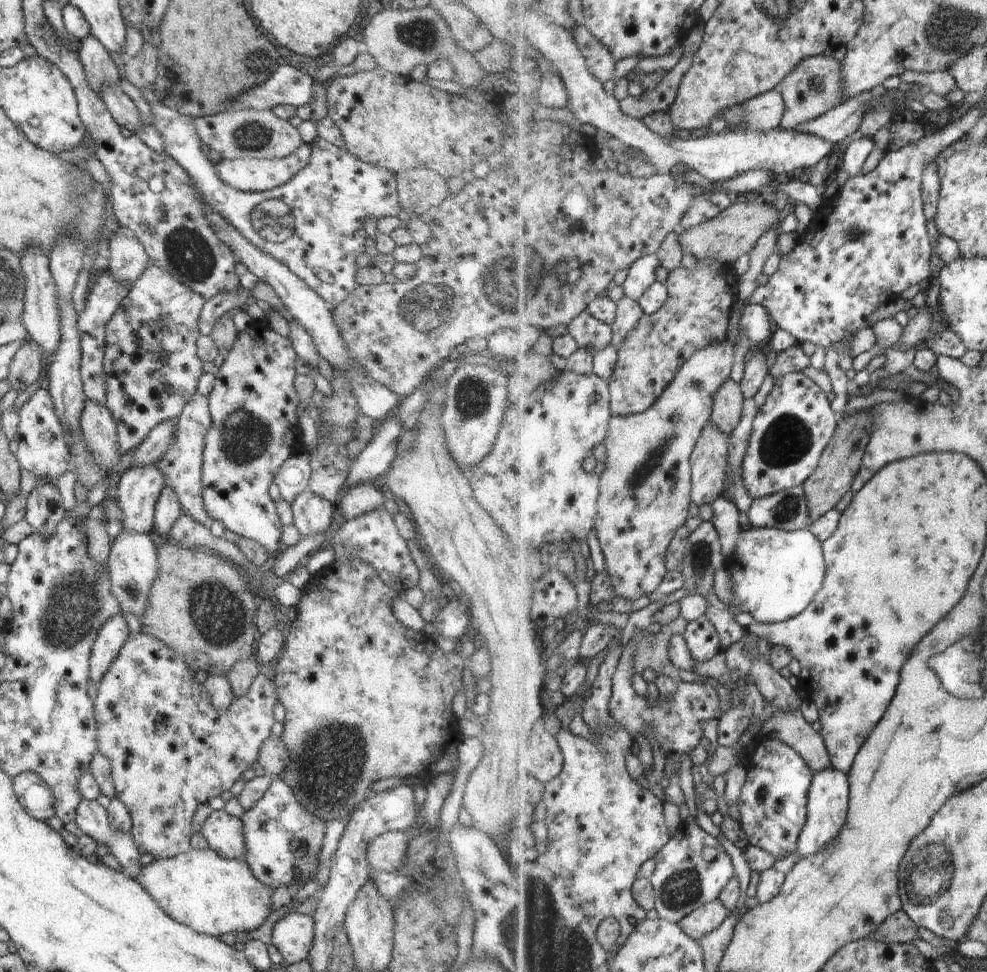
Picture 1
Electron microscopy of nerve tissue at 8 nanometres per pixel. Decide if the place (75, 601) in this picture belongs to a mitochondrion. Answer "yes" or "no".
yes

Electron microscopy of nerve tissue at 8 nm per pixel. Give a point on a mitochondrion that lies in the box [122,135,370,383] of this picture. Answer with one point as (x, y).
(188, 253)

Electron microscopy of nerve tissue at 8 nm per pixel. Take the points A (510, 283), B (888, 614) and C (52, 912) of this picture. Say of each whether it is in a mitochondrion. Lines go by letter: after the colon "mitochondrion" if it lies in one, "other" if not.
A: mitochondrion
B: other
C: other

